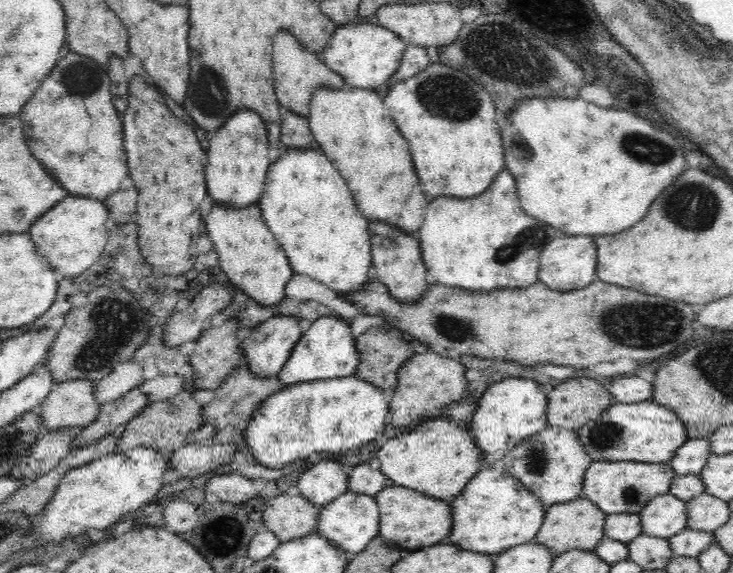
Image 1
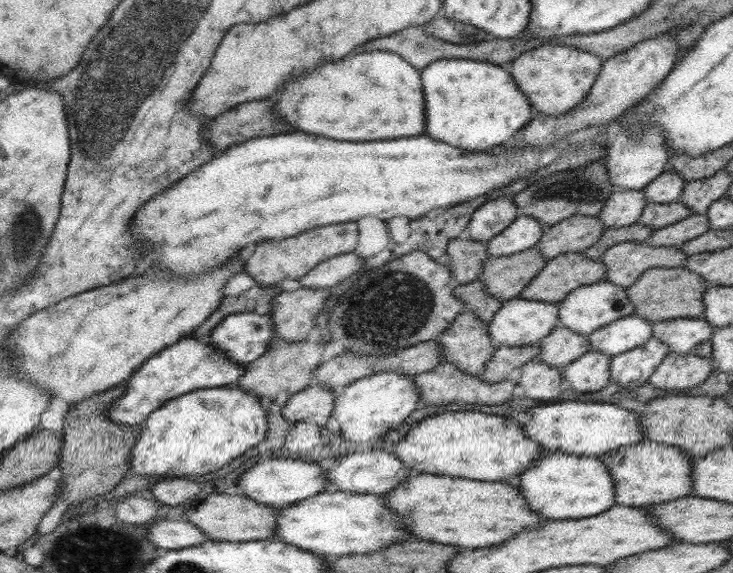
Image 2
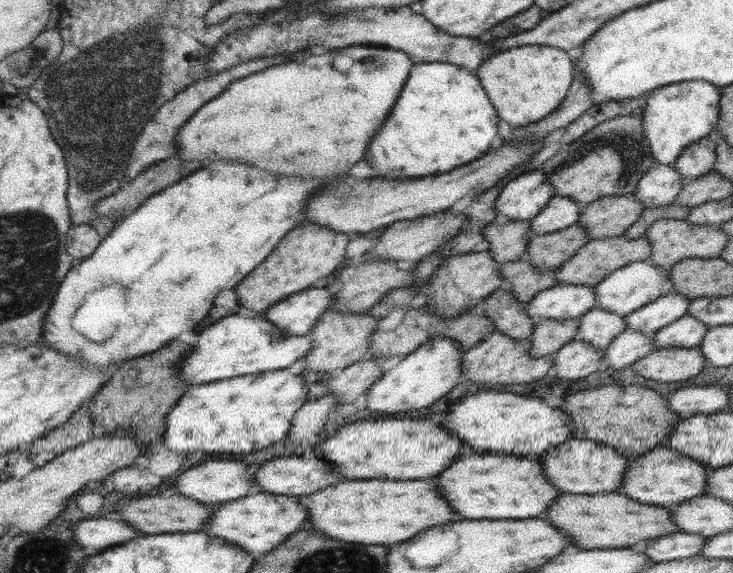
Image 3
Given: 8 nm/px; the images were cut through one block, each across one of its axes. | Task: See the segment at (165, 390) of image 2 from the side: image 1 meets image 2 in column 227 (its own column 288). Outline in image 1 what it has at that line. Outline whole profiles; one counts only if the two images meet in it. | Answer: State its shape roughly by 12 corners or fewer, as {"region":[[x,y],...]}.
{"region":[[314,321],[278,374],[285,386],[354,375],[352,329]]}

